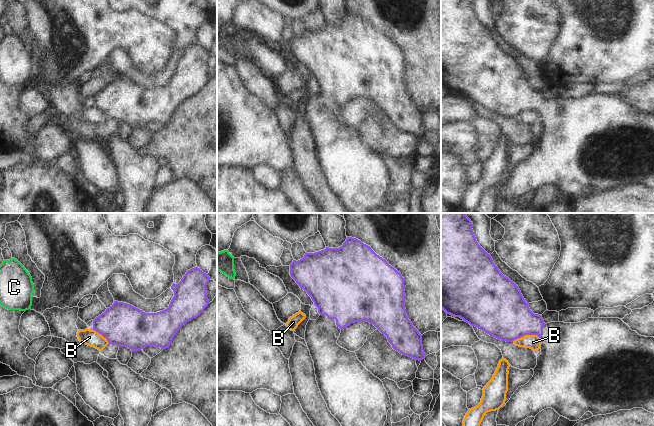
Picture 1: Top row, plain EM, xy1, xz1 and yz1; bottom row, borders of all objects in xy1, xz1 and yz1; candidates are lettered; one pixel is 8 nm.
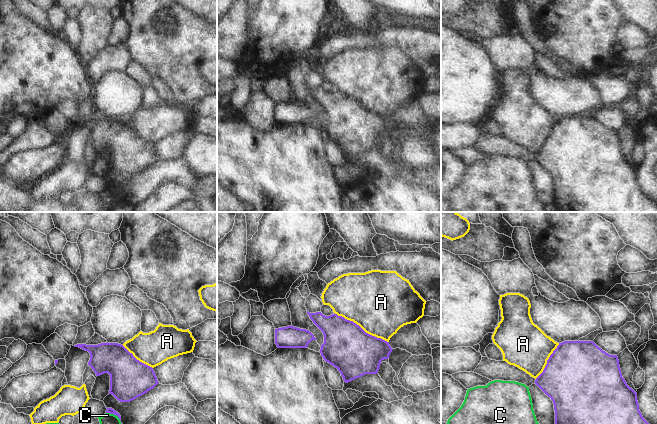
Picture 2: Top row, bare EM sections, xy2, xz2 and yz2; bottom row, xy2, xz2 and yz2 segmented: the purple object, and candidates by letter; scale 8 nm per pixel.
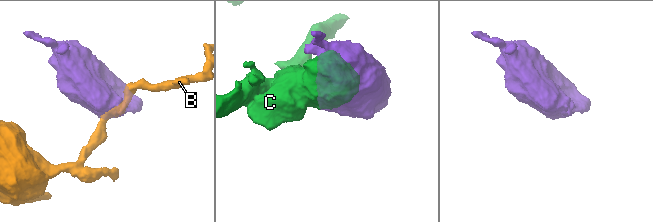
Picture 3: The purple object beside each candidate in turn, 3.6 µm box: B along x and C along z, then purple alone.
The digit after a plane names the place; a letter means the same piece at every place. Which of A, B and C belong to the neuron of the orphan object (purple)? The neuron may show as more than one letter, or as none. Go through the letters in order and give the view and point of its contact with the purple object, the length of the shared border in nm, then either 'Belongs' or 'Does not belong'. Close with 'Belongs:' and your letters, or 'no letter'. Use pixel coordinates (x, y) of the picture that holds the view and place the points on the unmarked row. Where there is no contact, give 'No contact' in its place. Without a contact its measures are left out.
A: Touches purple at xz2 (360, 103). Shared border 500 nm. Does not belong
B: Touches purple at yz1 (526, 110). Shared border 240 nm. Does not belong
C: Touches purple at xy2 (114, 190). Shared border 140 nm. Does not belong
Belongs: no letter.

